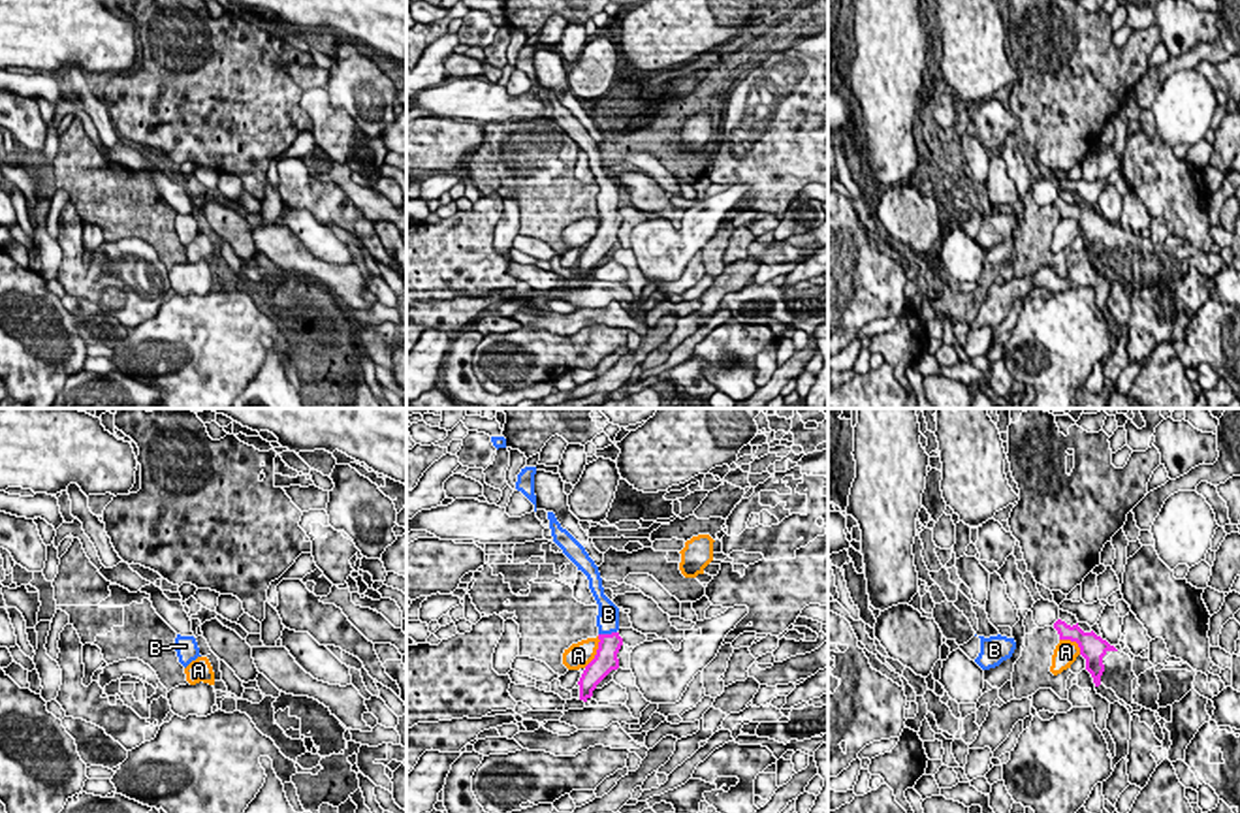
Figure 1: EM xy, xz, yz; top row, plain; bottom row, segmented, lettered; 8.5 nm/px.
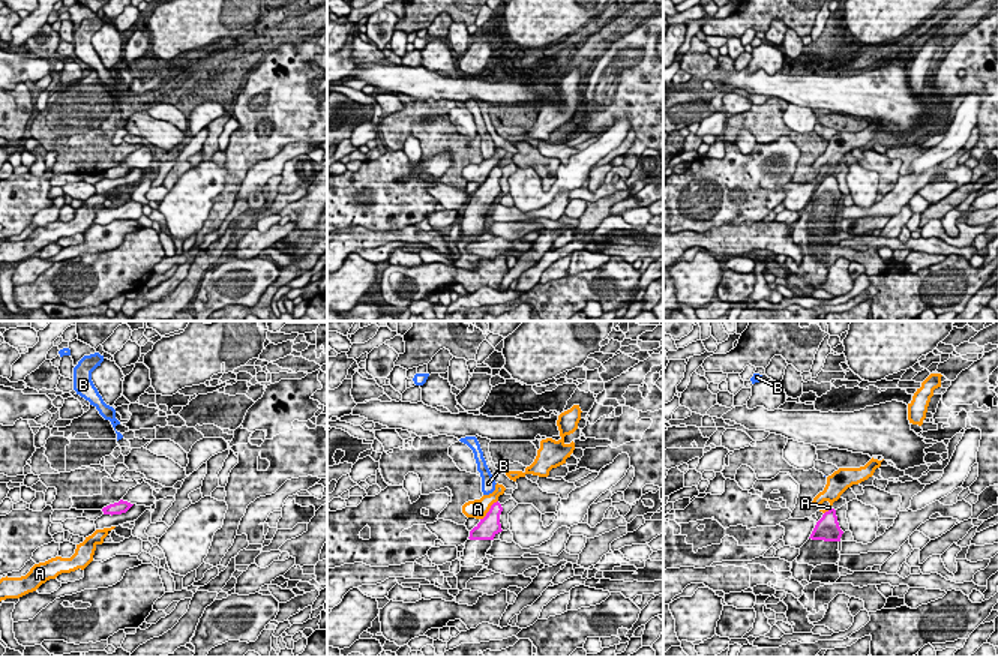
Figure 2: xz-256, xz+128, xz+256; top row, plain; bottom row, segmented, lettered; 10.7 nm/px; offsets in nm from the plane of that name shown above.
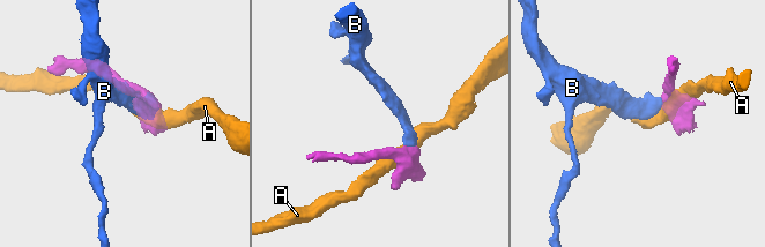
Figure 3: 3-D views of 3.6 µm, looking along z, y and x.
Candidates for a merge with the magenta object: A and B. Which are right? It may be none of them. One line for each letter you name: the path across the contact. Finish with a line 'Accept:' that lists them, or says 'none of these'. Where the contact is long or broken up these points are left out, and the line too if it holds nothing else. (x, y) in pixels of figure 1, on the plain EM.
B: across xz (604, 239), (606, 213), (608, 192)
Accept: B

